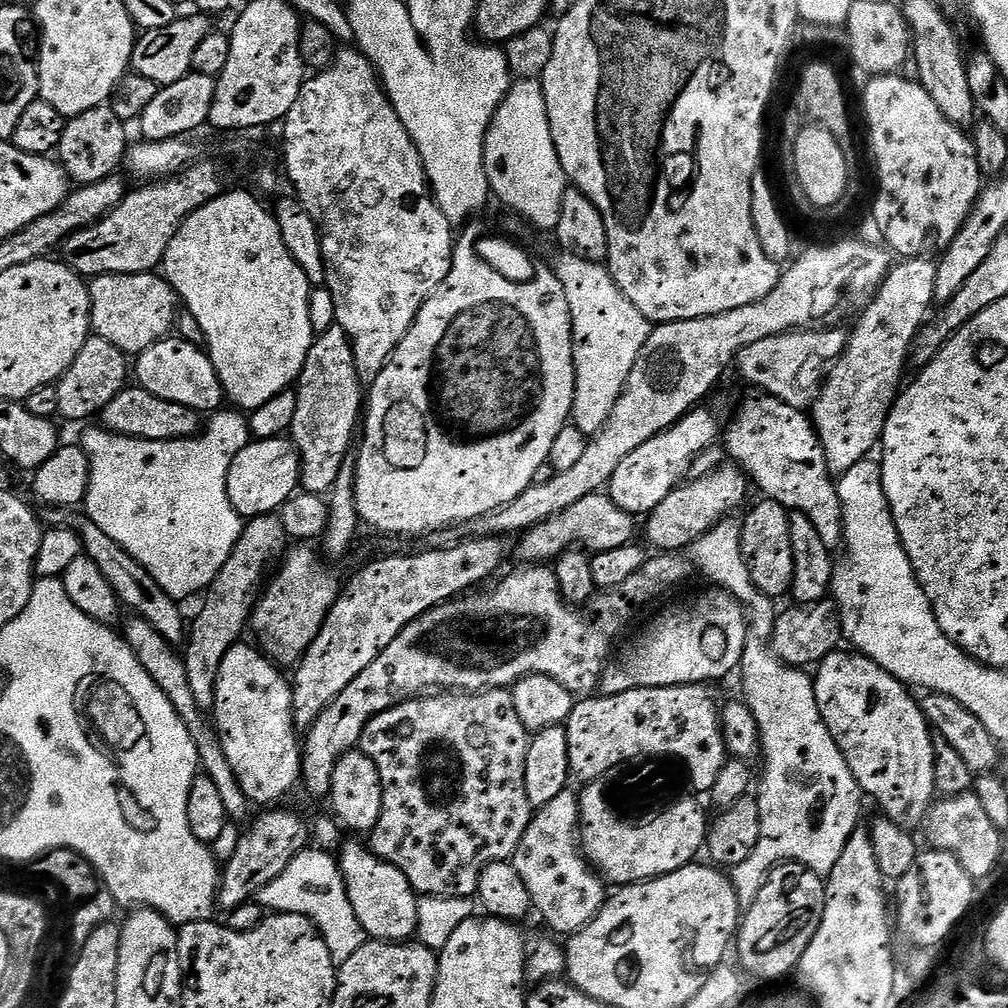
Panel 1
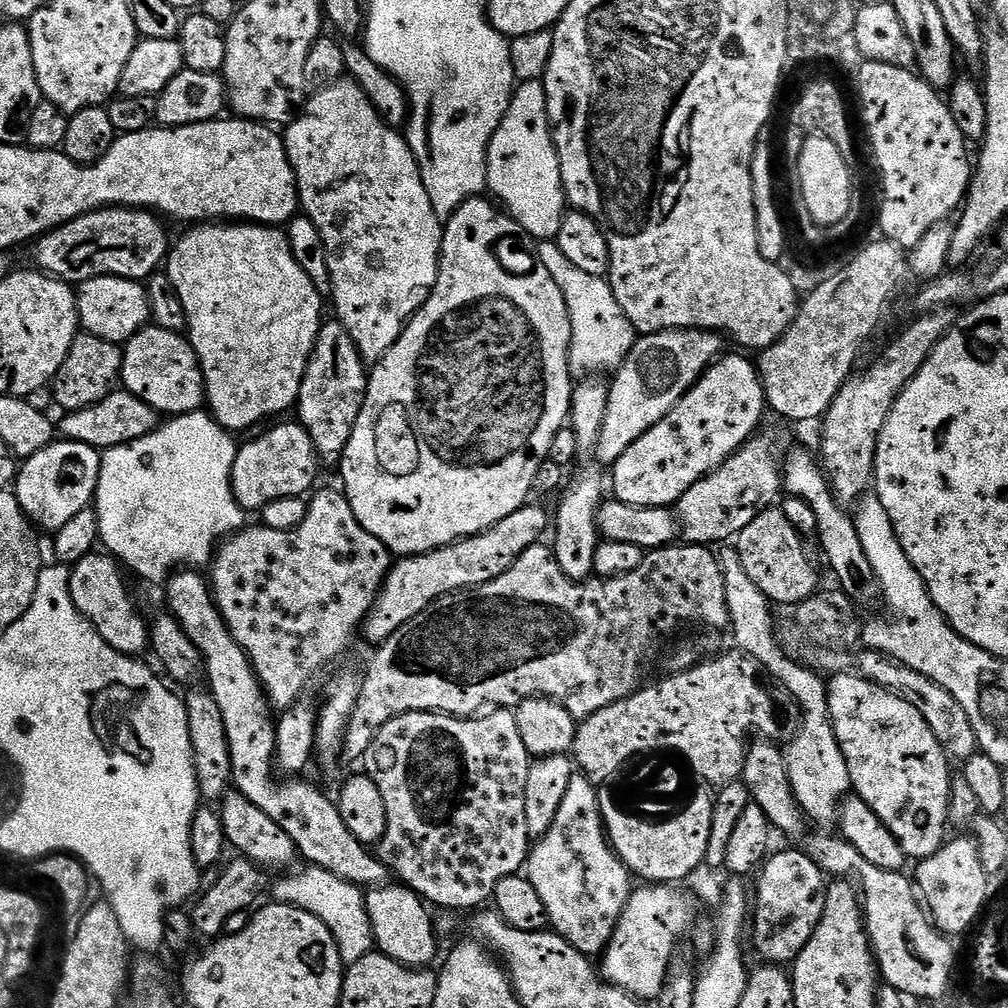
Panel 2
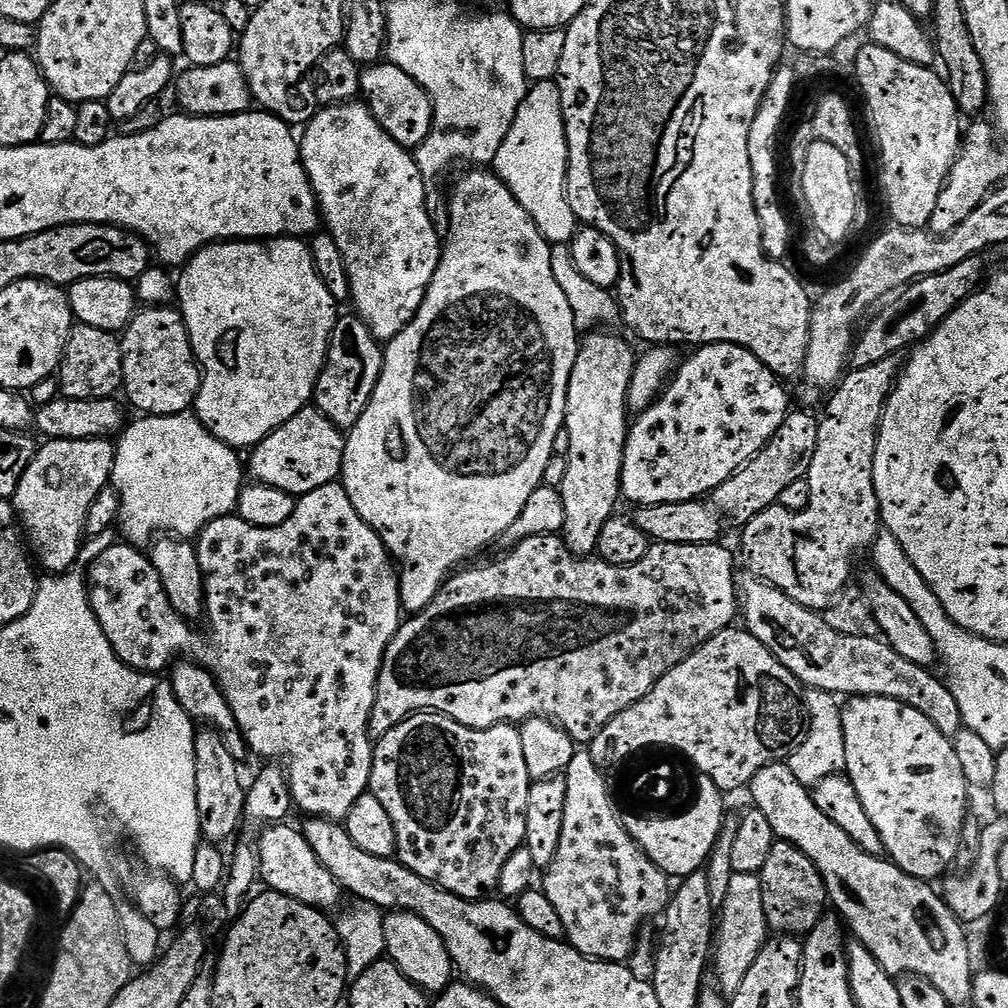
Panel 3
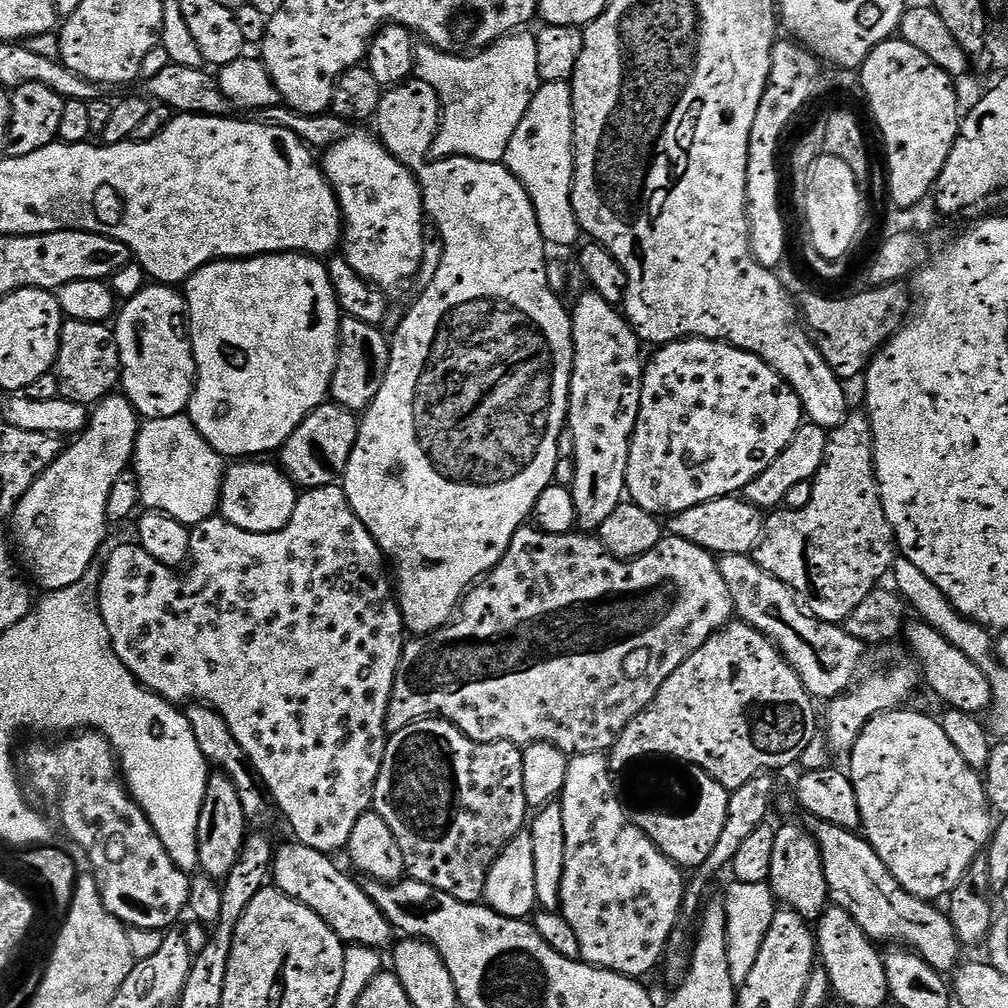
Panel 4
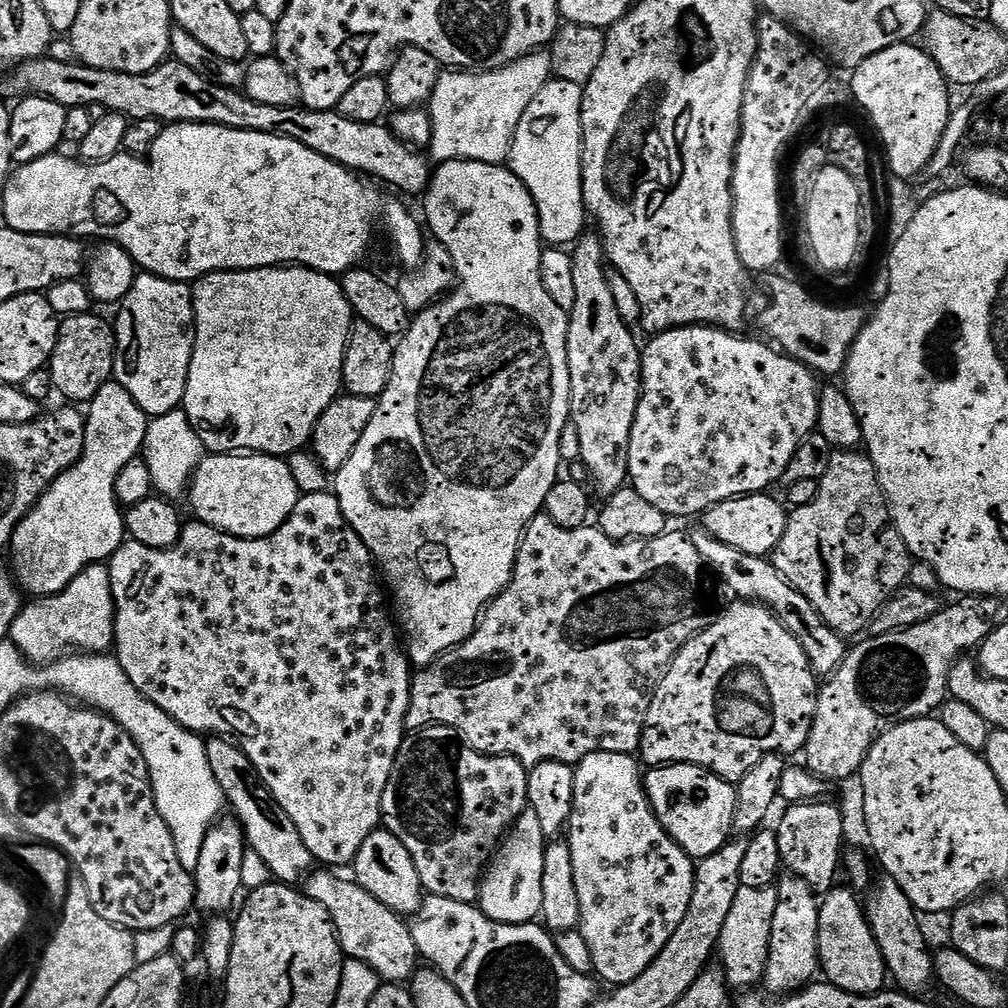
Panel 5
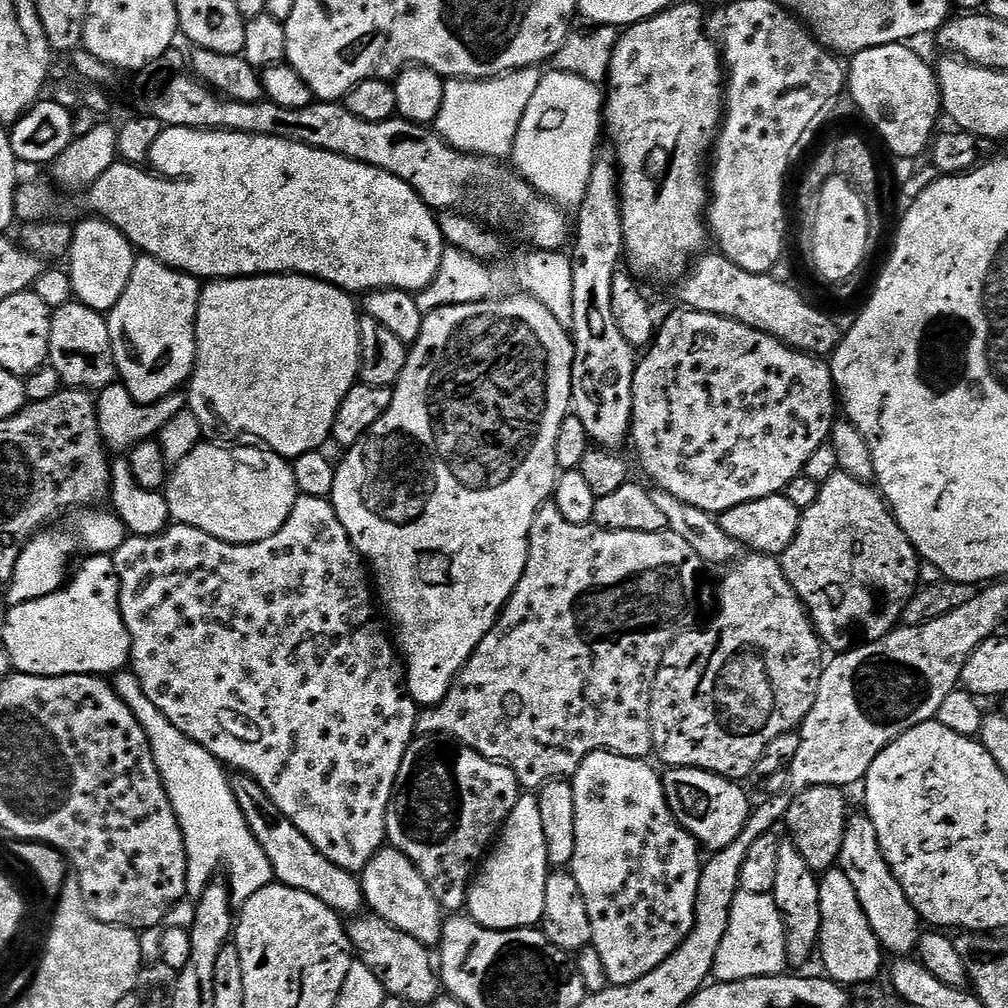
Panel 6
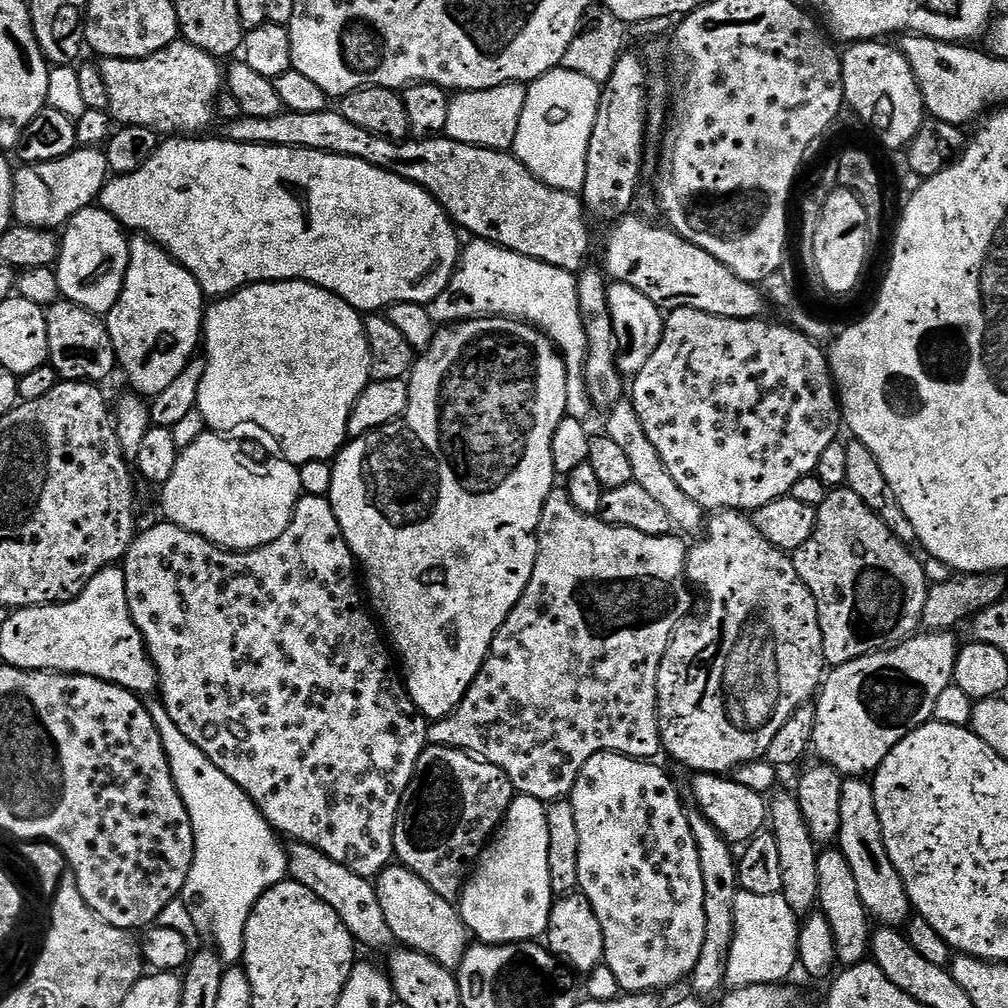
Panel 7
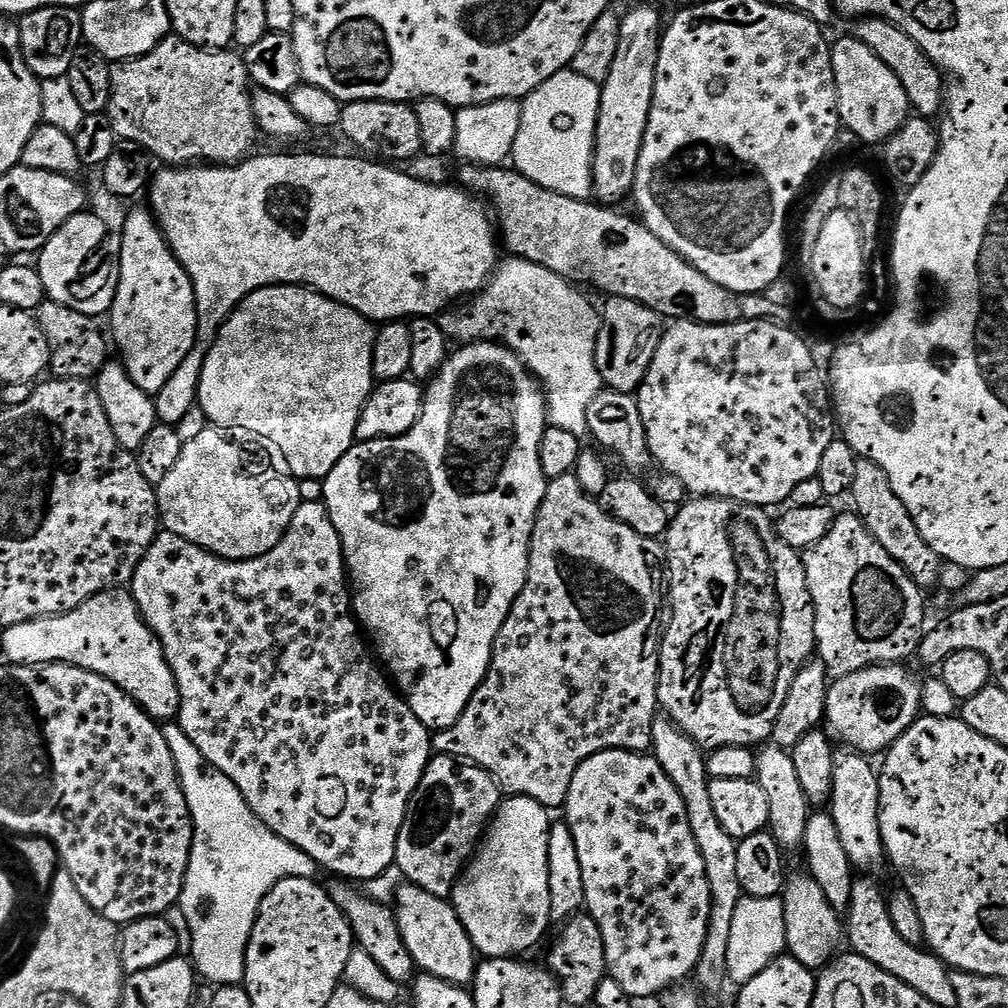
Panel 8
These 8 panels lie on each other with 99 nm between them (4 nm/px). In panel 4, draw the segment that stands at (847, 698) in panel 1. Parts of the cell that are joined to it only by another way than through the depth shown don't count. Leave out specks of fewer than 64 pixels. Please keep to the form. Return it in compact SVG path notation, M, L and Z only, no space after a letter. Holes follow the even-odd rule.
M908 711L883 712L874 718L870 718L870 722L866 722L862 734L858 734L858 742L854 742L850 759L847 761L849 764L846 765L846 771L852 778L854 794L858 798L863 835L866 837L869 846L878 854L878 858L882 858L882 862L886 862L886 870L890 870L890 874L894 874L897 882L910 894L929 902L940 902L940 899L943 901L945 898L951 897L952 891L958 886L958 882L962 882L966 870L970 870L970 866L975 860L981 859L982 853L992 843L994 809L989 804L984 791L981 773L970 767L966 758L962 758L962 754L958 754L954 742L950 742L950 738L946 738L946 730L942 730L940 720L937 717L927 716L924 712Z

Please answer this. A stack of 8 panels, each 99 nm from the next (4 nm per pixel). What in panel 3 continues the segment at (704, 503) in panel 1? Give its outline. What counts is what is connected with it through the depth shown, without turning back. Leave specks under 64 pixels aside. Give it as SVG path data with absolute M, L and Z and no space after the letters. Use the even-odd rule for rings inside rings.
M789 411L783 426L774 434L774 438L756 455L749 464L734 473L722 486L710 494L711 503L721 517L729 516L737 520L740 526L753 520L762 510L771 508L779 501L780 495L795 480L803 480L808 475L810 466L816 463L818 453L818 430L820 420L808 412Z

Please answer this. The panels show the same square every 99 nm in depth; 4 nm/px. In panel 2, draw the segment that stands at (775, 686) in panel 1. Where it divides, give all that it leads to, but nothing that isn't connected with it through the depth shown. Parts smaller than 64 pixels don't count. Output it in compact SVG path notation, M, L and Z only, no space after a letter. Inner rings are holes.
M735 550L724 553L721 551L718 559L724 571L728 622L730 633L732 632L733 638L736 639L735 647L744 655L757 660L773 681L780 680L776 681L779 687L789 696L793 696L800 706L802 713L800 730L787 741L783 749L784 765L788 771L794 798L813 825L835 825L840 805L844 803L845 796L849 795L852 783L850 774L846 770L846 758L842 758L842 750L838 746L838 738L834 738L828 713L828 686L825 677L791 660L784 653L784 648L778 639L777 625L772 625L773 605L764 597L762 590L758 590L758 586L750 582L746 570L742 570L739 554Z

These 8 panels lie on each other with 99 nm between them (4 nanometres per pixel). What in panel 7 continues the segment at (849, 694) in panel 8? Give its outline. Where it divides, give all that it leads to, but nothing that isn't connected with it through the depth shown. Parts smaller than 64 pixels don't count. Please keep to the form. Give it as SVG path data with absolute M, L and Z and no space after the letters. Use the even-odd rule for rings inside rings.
M924 630L893 648L884 648L881 652L871 652L835 665L825 675L814 700L816 721L810 748L813 753L816 751L815 759L835 768L845 778L864 778L875 773L886 754L890 754L902 738L932 720L934 702L938 702L946 686L953 684L958 643L952 635L948 630Z

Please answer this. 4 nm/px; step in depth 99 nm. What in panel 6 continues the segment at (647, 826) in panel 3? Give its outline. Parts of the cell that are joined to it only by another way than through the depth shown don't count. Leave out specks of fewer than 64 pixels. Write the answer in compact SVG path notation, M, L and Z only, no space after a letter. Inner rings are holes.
M668 768L662 776L666 802L680 825L709 853L722 850L742 834L753 805L741 785L700 768Z

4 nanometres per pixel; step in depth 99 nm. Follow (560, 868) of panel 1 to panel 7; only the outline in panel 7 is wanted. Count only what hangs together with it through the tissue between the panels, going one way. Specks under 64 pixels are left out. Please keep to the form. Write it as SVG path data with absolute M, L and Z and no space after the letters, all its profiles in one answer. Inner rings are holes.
M600 752L582 766L572 788L571 801L574 806L574 823L578 825L578 888L594 906L594 914L598 918L598 926L602 926L604 939L604 959L602 963L610 966L614 978L618 978L621 993L635 994L647 992L659 993L659 988L668 988L680 979L691 977L694 966L698 962L698 954L702 954L702 942L706 938L706 910L704 909L704 891L702 890L702 865L698 862L698 846L694 846L694 834L690 834L688 812L680 801L680 792L676 784L659 768L659 763L647 760L636 760L632 756L624 756L620 752Z

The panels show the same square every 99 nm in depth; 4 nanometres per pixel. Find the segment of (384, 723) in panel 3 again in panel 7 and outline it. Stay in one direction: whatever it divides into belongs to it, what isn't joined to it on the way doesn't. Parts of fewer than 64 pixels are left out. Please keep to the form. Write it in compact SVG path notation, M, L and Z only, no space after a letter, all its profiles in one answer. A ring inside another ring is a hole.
M553 487L551 494L542 506L540 521L536 527L536 561L530 574L530 582L522 594L522 598L510 610L506 622L496 632L492 643L492 651L484 660L483 666L473 675L470 690L462 698L459 706L448 716L434 720L428 726L428 744L441 744L447 748L463 748L465 752L485 760L487 764L498 766L510 778L513 789L519 795L538 798L545 802L563 800L571 797L572 788L576 785L582 766L591 756L600 752L620 752L624 756L632 756L636 760L649 762L661 755L660 723L656 717L656 679L658 666L672 640L672 634L681 619L693 611L692 596L688 593L690 581L686 575L686 544L676 534L651 536L641 534L639 530L630 530L622 526L607 524L599 515L582 514L570 502L567 491L563 487Z

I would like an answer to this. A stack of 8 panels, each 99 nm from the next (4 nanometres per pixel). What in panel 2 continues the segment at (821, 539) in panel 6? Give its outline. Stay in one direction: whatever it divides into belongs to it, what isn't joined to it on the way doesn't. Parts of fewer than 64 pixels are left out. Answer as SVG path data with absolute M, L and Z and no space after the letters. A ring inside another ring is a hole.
M949 306L915 318L917 320L885 350L884 357L877 364L870 365L861 376L849 376L822 417L828 456L832 460L840 460L833 466L832 472L830 468L830 476L833 481L840 480L838 499L845 506L855 505L873 487L876 443L882 426L900 395L900 389L915 378L918 370L922 370L926 358L930 358L941 338L956 324L958 312L955 307ZM780 506L765 508L735 537L734 550L739 554L742 570L762 590L769 602L773 605L792 604L798 606L802 601L816 595L821 587L820 576L808 557L808 548L805 537L790 524L789 519L783 514Z

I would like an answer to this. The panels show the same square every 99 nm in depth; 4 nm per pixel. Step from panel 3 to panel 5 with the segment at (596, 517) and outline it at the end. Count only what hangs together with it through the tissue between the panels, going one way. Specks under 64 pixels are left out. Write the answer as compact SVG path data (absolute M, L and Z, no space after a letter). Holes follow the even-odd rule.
M585 231L571 249L574 266L574 306L568 318L568 369L572 391L572 414L570 422L578 430L580 443L579 463L592 475L601 497L607 498L625 487L628 480L628 451L630 430L634 426L634 414L640 401L641 345L632 337L633 329L618 314L614 306L614 294L610 294L609 269L606 267L603 239L595 231Z

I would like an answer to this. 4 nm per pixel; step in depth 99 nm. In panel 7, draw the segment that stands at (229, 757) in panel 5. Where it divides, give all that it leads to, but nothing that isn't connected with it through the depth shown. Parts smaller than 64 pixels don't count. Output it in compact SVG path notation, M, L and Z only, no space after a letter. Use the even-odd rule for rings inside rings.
M292 842L287 845L286 851L288 876L306 886L306 890L318 894L318 898L322 898L322 902L326 902L326 906L330 906L330 910L338 914L357 945L364 947L365 944L368 948L393 947L394 937L390 925L386 923L386 914L382 914L375 883L369 877L354 874L346 866L326 858L322 850L309 844Z

